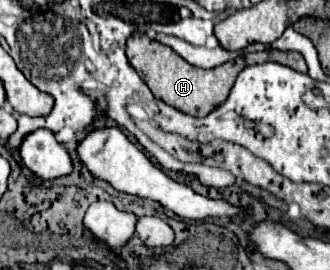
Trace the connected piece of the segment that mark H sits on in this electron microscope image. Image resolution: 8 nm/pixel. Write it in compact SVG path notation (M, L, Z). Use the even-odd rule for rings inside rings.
M132 34L126 42L126 56L130 60L130 64L136 68L136 72L144 78L144 82L148 84L148 88L152 90L152 94L156 98L160 98L162 102L166 102L168 106L192 114L192 116L208 116L214 108L218 108L230 94L232 88L232 80L226 82L224 78L224 64L204 70L204 68L196 68L188 62L184 62L184 58L180 58L178 54L172 54L172 50L168 50L168 46L150 40L146 34Z

